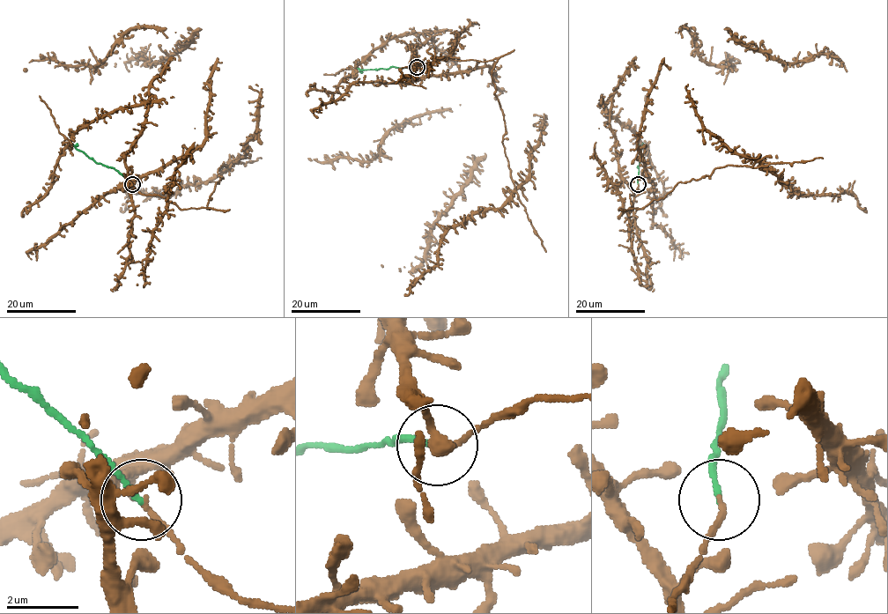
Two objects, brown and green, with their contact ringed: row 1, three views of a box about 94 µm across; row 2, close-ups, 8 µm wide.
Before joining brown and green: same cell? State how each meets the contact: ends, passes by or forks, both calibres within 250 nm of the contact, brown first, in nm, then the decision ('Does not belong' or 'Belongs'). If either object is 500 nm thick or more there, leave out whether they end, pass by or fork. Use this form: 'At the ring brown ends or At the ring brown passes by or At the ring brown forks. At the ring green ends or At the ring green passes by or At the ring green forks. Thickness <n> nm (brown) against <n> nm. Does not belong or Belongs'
At the ring brown ends. At the ring green ends. Thickness 150 nm (brown) against 140 nm. Belongs

